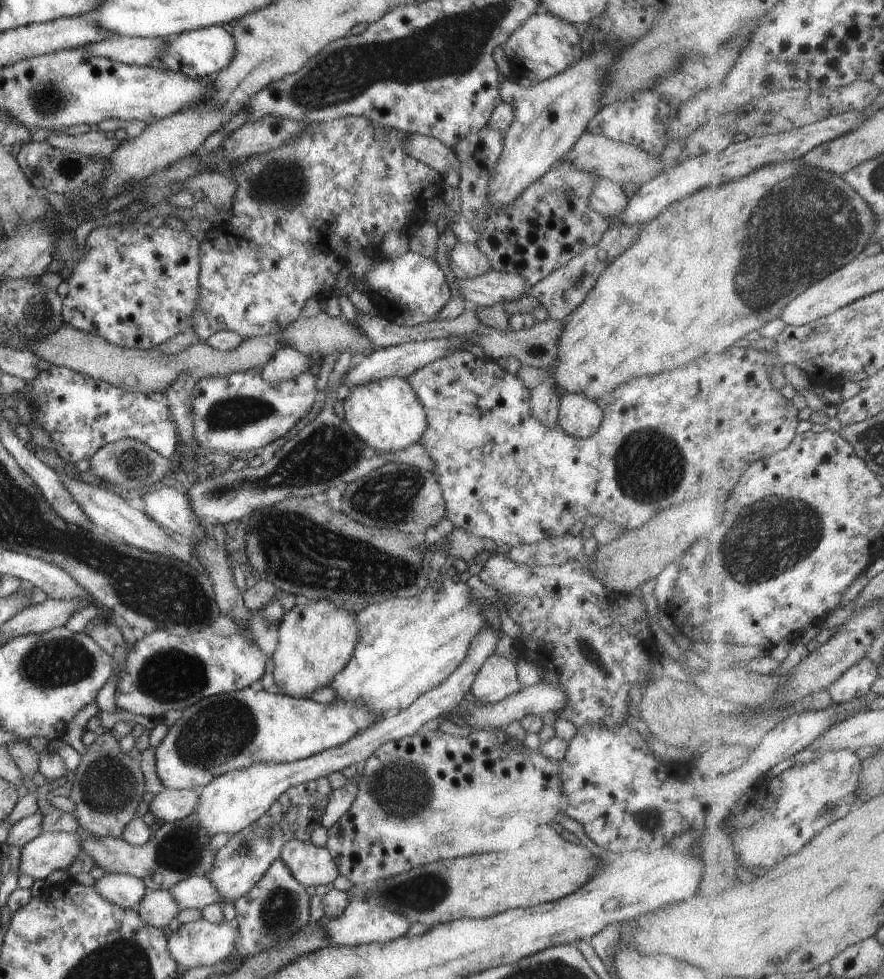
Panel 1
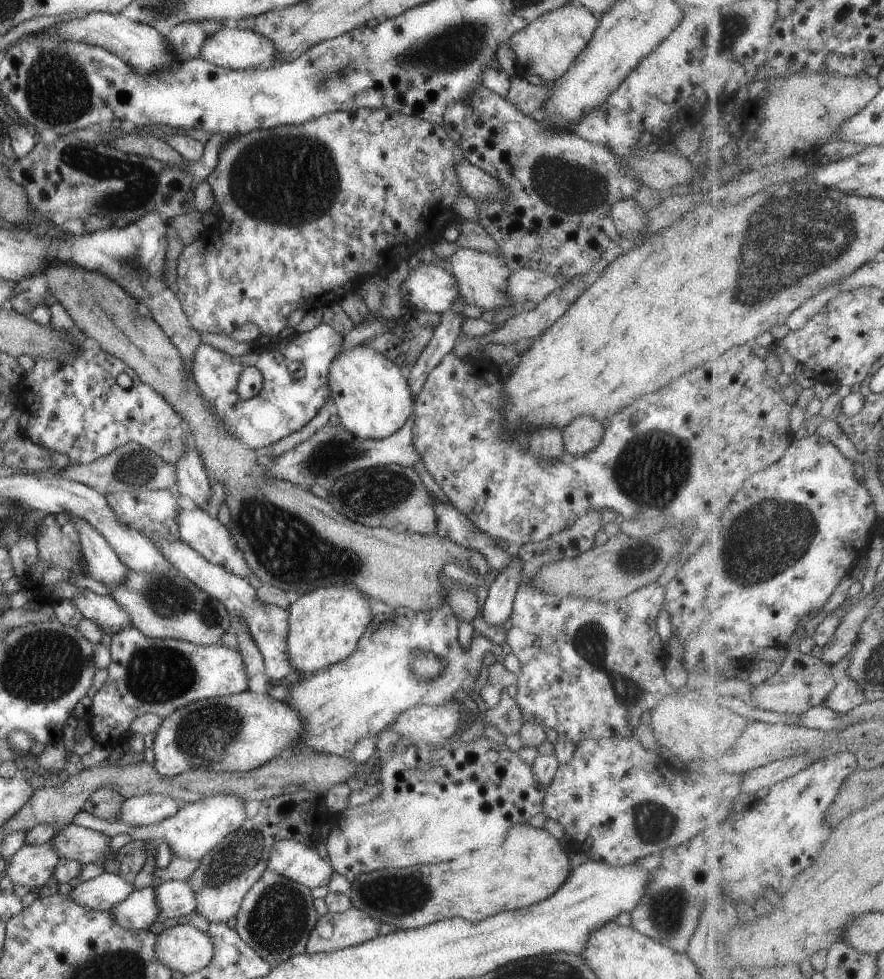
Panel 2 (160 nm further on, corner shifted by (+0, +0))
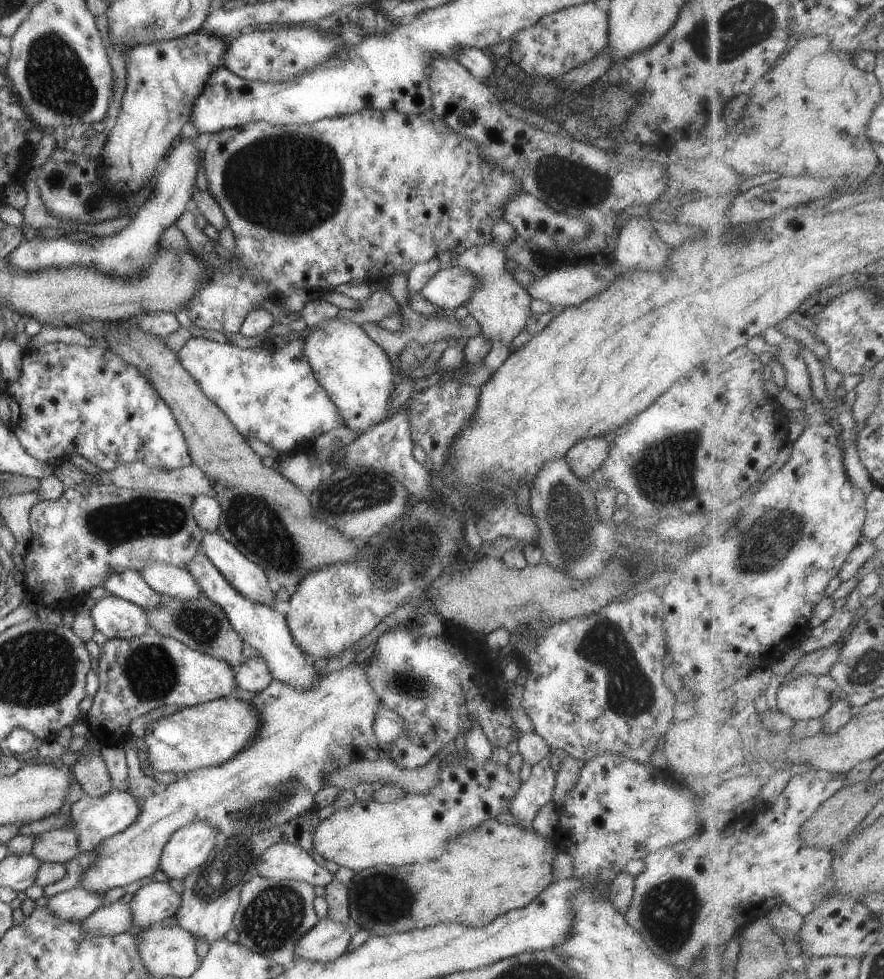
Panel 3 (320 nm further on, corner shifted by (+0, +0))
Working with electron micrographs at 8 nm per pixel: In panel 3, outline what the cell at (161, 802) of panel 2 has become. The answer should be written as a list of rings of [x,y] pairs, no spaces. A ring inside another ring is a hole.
[[[111,789],[99,798],[82,795],[71,806],[71,812],[69,812],[73,823],[75,823],[75,830],[77,830],[77,846],[79,846],[80,853],[89,852],[104,839],[106,840],[108,837],[122,832],[127,826],[131,826],[133,820],[138,818],[139,812],[141,812],[141,808],[139,808],[138,798],[131,796],[127,791],[118,792]]]

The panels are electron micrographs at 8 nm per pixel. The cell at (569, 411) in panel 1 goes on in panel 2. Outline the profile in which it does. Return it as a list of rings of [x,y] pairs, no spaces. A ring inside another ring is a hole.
[[[587,414],[575,416],[569,424],[560,429],[563,449],[569,454],[585,454],[595,444],[599,444],[603,435],[603,422]]]

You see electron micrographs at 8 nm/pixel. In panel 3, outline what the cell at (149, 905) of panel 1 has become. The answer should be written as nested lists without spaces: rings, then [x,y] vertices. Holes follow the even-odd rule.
[[[122,900],[97,908],[94,913],[82,919],[81,929],[91,936],[114,936],[127,933],[133,926],[132,900],[124,903]]]

